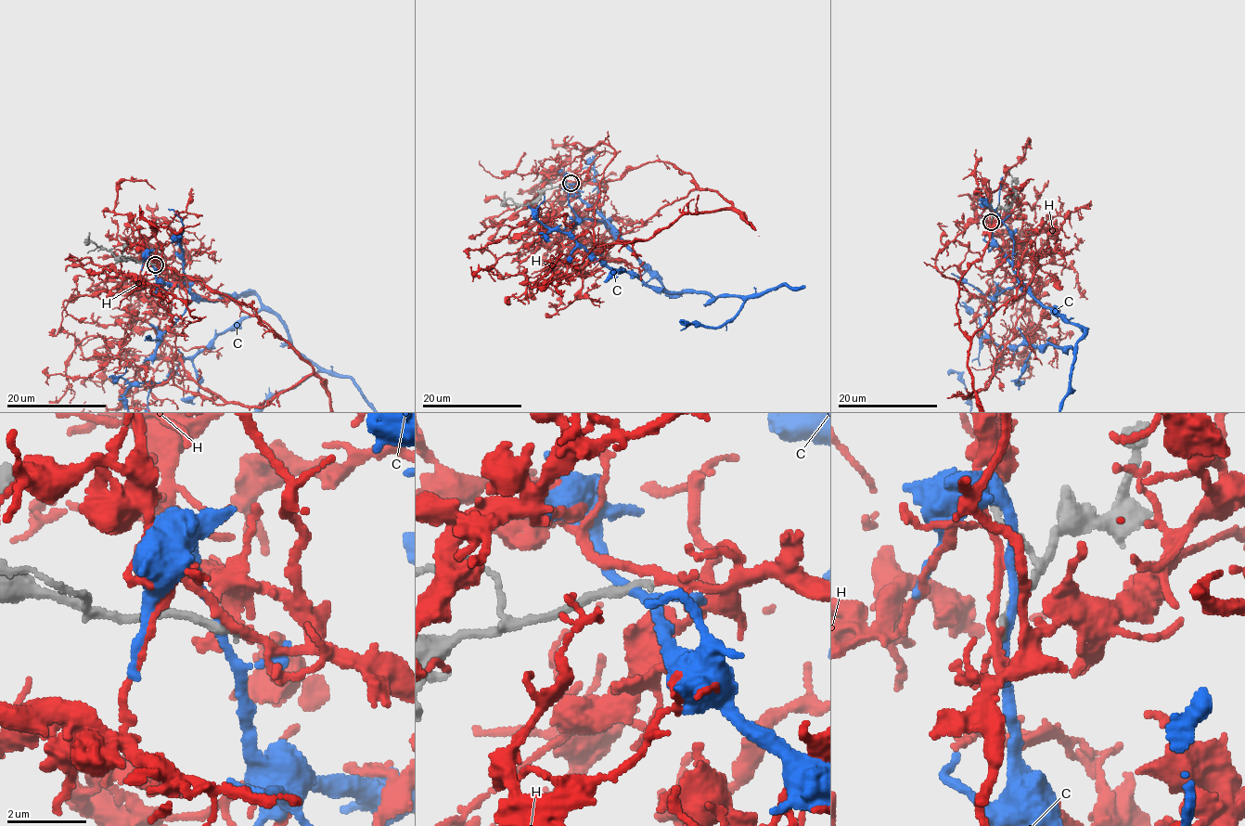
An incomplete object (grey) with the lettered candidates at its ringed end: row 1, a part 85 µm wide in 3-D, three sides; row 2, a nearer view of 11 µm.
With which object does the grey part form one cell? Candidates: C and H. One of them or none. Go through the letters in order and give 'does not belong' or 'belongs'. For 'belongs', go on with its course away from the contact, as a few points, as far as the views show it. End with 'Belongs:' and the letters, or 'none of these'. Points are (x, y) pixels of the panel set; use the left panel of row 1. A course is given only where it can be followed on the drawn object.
C: does not belong
H: belongs
Belongs: H

